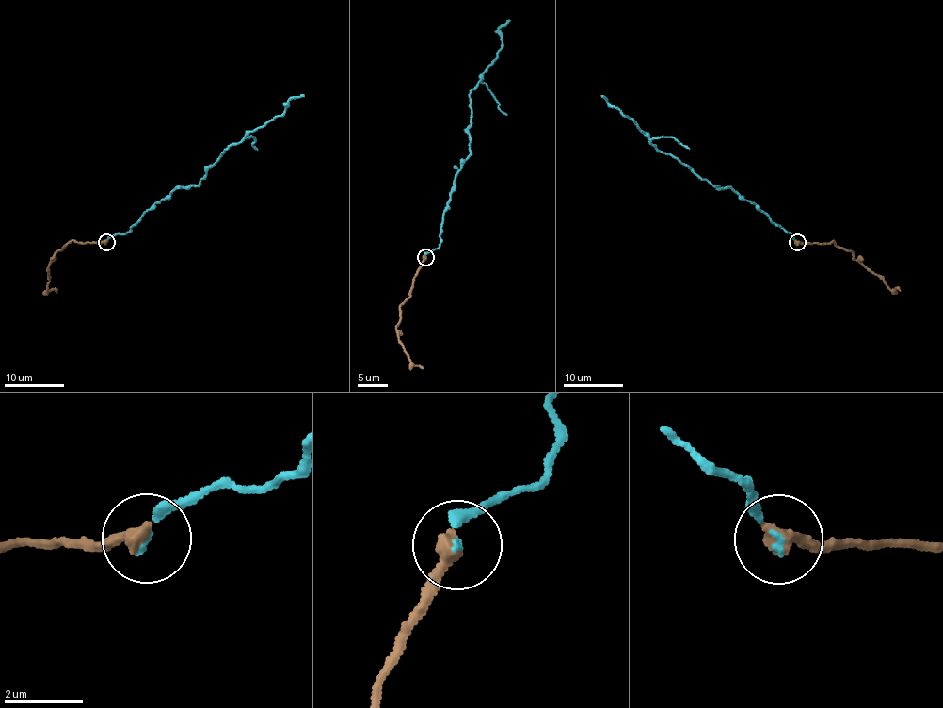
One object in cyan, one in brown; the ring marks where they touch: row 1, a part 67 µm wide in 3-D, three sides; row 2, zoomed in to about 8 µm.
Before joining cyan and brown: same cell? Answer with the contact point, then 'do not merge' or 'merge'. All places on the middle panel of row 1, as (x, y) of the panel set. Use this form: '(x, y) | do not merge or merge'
(425, 257) | merge

